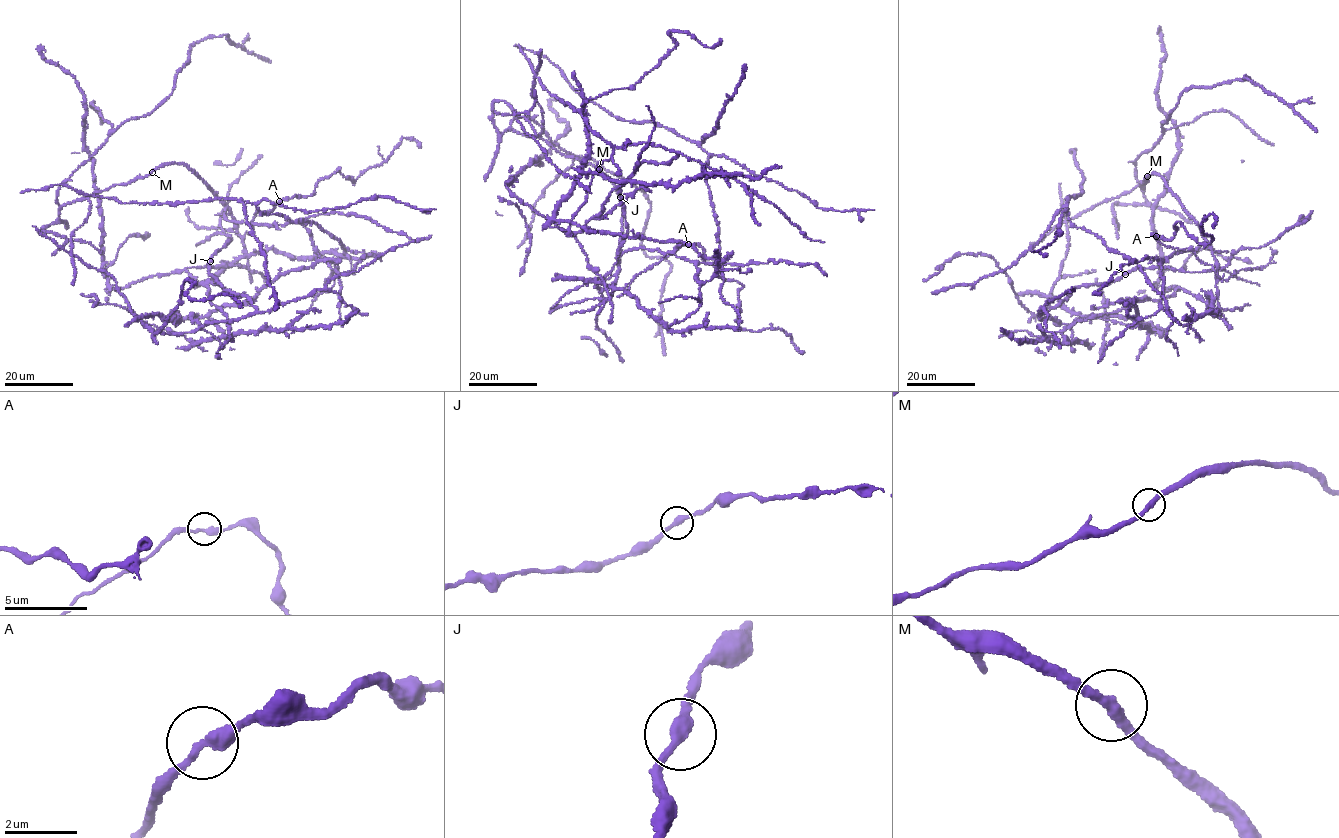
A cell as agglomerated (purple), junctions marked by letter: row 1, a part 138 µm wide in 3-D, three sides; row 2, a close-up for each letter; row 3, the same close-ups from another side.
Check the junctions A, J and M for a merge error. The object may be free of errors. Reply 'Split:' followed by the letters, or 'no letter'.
Split: no letter

